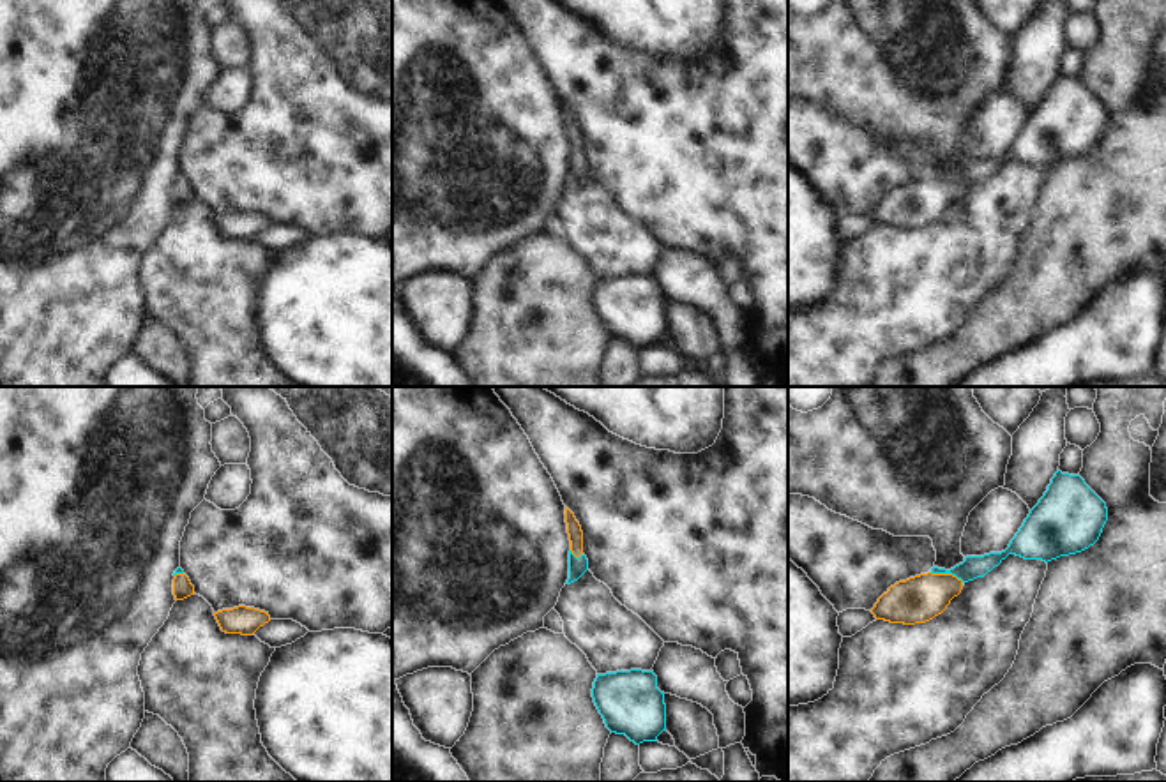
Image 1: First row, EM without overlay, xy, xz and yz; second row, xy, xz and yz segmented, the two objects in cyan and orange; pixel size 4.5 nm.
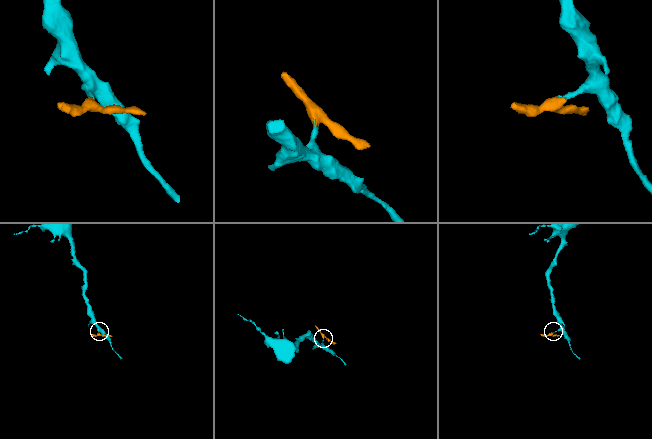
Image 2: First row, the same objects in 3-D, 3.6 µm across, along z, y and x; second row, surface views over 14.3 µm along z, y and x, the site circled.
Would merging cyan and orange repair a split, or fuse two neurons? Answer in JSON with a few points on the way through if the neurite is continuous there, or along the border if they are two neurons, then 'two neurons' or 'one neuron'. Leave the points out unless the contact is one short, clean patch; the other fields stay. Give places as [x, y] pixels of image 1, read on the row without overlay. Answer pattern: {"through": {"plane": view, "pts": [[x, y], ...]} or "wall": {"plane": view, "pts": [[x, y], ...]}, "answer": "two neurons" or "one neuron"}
{"through": {"plane": "yz", "pts": [[972, 172], [963, 177], [947, 177], [919, 203]]}, "answer": "one neuron"}

